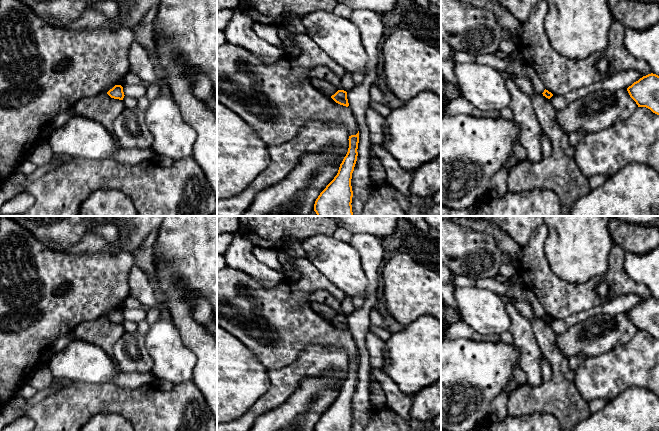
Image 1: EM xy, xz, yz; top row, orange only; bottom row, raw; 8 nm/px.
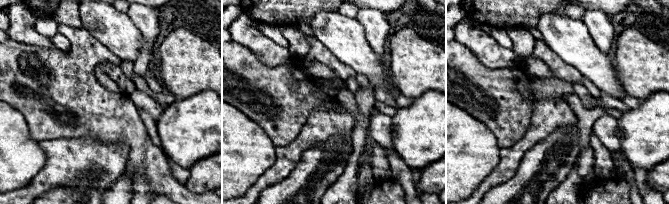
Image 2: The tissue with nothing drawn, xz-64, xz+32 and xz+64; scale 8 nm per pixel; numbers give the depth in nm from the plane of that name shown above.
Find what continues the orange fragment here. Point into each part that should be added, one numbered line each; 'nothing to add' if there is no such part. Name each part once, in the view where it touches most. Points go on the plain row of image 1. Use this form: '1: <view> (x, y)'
nothing to add

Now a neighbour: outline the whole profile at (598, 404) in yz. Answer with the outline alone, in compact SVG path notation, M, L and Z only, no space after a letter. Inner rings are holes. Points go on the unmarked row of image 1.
M597 398L588 402L590 411L592 413L602 410L606 406L606 404L607 404L607 400L603 398Z

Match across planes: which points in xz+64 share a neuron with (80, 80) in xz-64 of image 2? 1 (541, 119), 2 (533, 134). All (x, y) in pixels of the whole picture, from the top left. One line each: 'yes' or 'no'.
1: no
2: no

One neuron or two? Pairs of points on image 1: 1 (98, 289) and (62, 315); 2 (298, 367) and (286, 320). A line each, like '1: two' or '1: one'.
1: one
2: two

